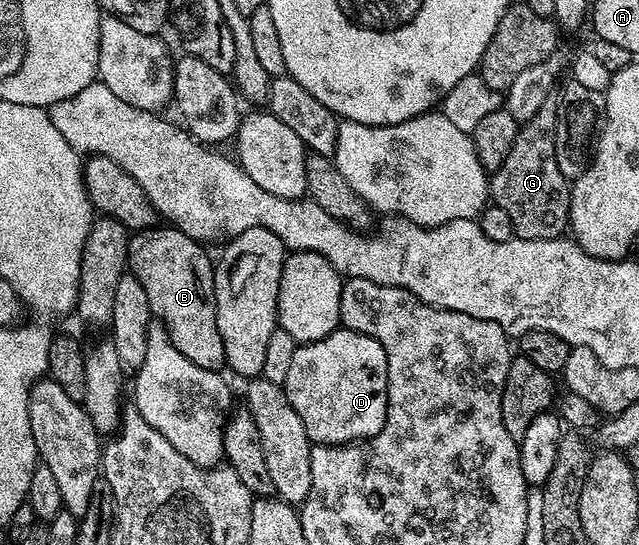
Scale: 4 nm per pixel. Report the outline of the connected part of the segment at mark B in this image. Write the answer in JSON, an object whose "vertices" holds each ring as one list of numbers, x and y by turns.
{"vertices":[[157,224,148,230,138,230,129,239,128,269,143,284,143,292,147,292,147,300,151,304,154,319,165,326,169,342,191,364,199,364,199,368,220,371,225,366,223,339,219,337,219,324,215,324,215,284,213,283,214,259,204,245,197,239,187,236,168,224]]}

